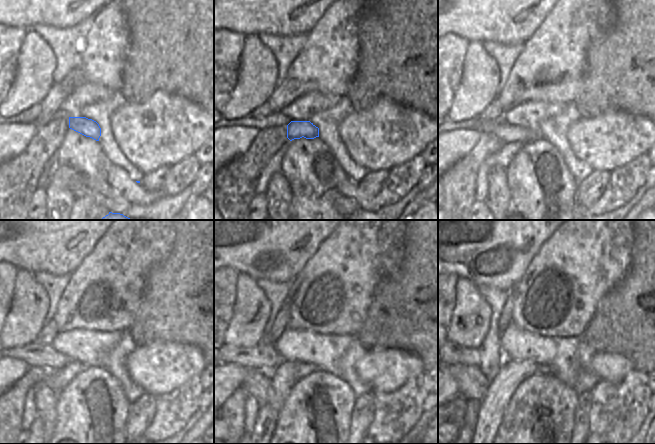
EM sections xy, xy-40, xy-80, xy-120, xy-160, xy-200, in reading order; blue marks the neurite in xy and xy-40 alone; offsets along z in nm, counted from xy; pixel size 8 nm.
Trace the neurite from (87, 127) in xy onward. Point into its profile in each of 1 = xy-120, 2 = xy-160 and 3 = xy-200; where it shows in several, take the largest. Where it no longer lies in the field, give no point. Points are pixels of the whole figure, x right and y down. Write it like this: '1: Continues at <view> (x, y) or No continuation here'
1: Continues at xy-120 (35, 354)
2: Continues at xy-160 (262, 355)
3: Continues at xy-200 (458, 354).

